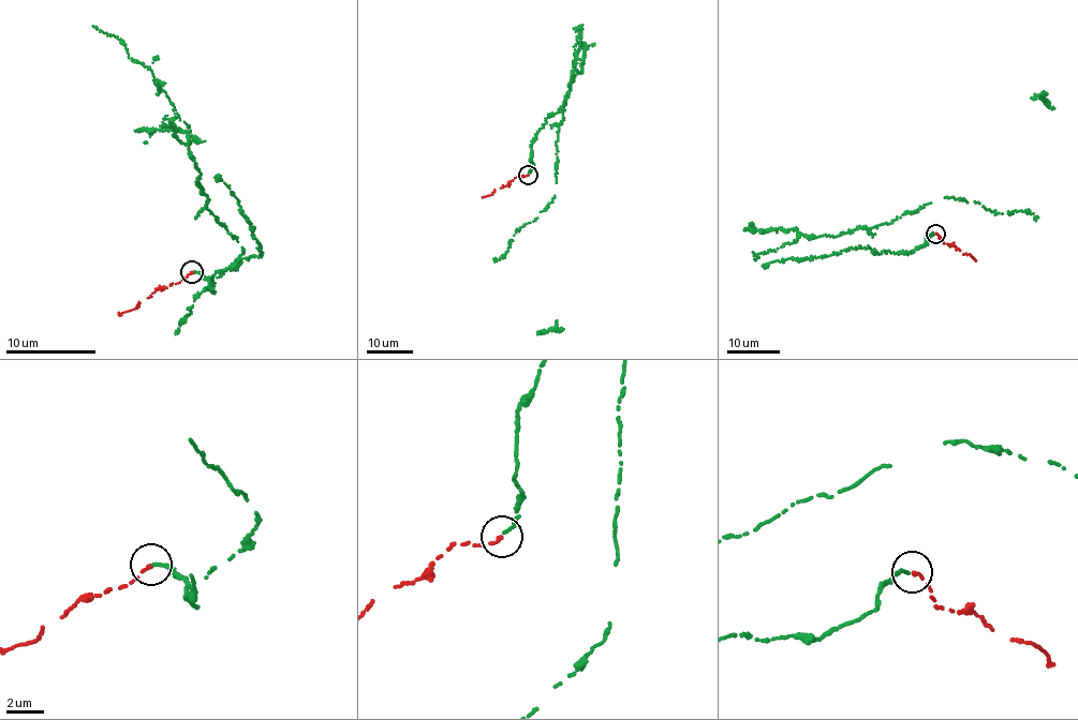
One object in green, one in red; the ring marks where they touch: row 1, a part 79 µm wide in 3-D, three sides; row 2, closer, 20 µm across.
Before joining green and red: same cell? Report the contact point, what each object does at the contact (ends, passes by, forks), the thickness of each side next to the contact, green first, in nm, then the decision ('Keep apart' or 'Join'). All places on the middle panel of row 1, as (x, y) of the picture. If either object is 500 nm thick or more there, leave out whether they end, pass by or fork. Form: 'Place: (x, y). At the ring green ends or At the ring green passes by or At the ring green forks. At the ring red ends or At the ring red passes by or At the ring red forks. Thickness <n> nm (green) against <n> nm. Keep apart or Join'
Place: (528, 175). At the ring green ends. At the ring red ends. Thickness 180 nm (green) against 220 nm. Join

